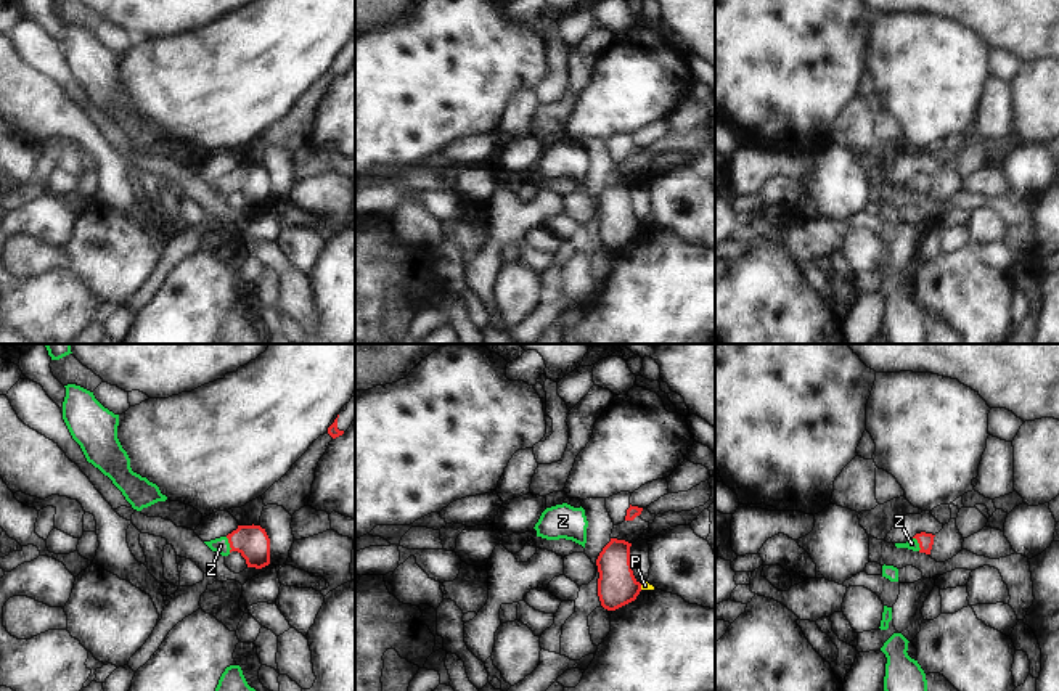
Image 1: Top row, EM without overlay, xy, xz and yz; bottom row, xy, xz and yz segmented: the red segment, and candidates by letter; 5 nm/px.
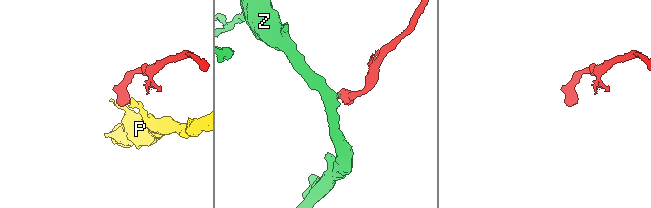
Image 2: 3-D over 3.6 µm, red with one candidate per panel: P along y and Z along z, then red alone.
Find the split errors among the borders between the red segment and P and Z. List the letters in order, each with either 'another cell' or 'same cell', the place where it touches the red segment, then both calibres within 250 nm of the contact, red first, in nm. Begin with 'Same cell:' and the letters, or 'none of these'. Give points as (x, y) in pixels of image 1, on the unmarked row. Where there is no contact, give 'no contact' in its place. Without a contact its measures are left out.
Same cell: Z
P: another cell; contact xz (640, 227); calibres 190 and 40 nm
Z: same cell; contact xy (230, 185); calibres 160 and 80 nm

